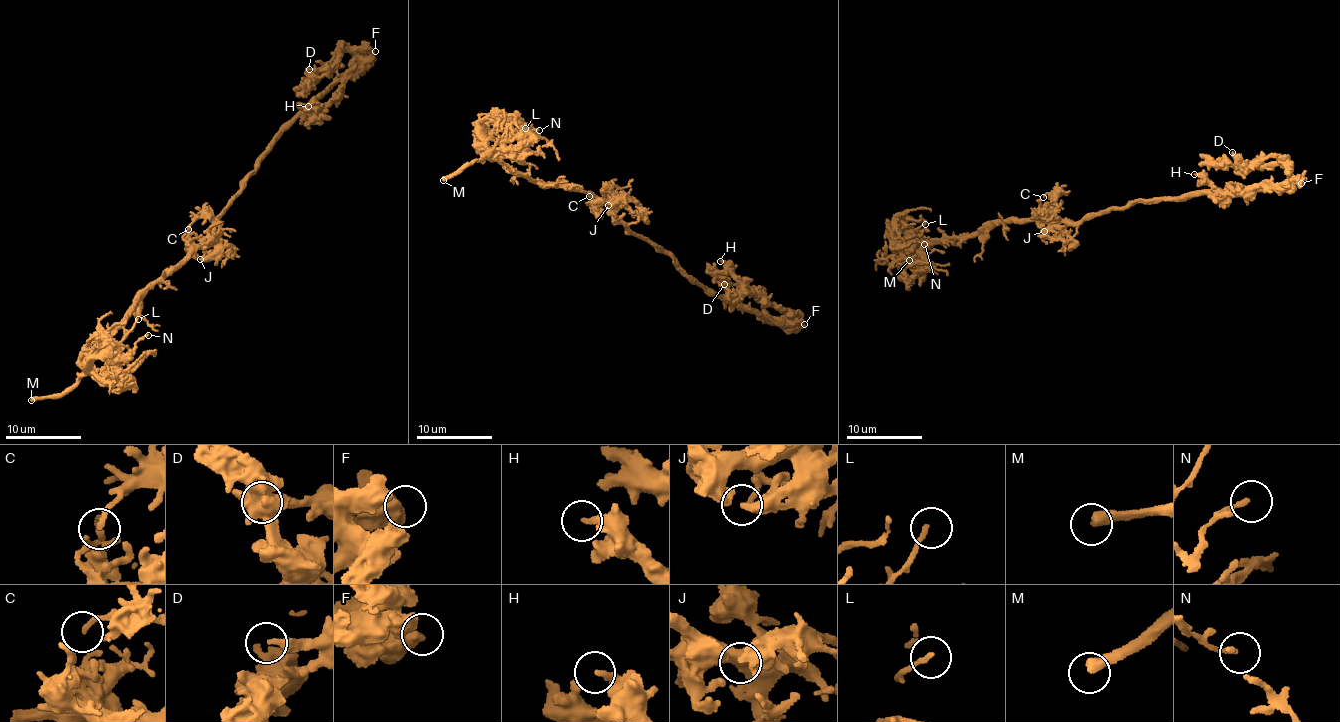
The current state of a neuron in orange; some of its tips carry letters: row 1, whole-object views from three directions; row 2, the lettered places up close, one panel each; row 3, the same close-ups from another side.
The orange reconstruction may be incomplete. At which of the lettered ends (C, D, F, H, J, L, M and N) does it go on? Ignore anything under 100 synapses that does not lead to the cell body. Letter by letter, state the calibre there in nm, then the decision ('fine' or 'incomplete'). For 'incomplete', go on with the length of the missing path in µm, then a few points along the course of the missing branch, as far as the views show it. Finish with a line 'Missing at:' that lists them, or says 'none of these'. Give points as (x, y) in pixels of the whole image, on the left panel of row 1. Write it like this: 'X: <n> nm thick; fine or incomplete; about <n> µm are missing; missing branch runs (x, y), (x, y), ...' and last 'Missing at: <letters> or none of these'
C: 110 nm thick; fine
D: 220 nm thick; fine
F: 700 nm thick; fine
H: 200 nm thick; fine
J: 400 nm thick; fine
L: 170 nm thick; fine
M: 420 nm thick; incomplete; about 40 µm are missing
N: 150 nm thick; fine
Missing at: M

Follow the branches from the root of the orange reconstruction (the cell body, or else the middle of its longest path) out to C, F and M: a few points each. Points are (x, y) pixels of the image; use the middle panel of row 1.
C: (646, 241), (616, 216), (623, 203), (620, 196), (594, 200), (589, 196)
F: (646, 241), (664, 251), (693, 278), (733, 303), (766, 313), (776, 321), (804, 324)
M: (646, 241), (630, 231), (605, 203), (590, 195), (561, 186), (541, 186), (488, 157), (464, 164), (443, 180)

